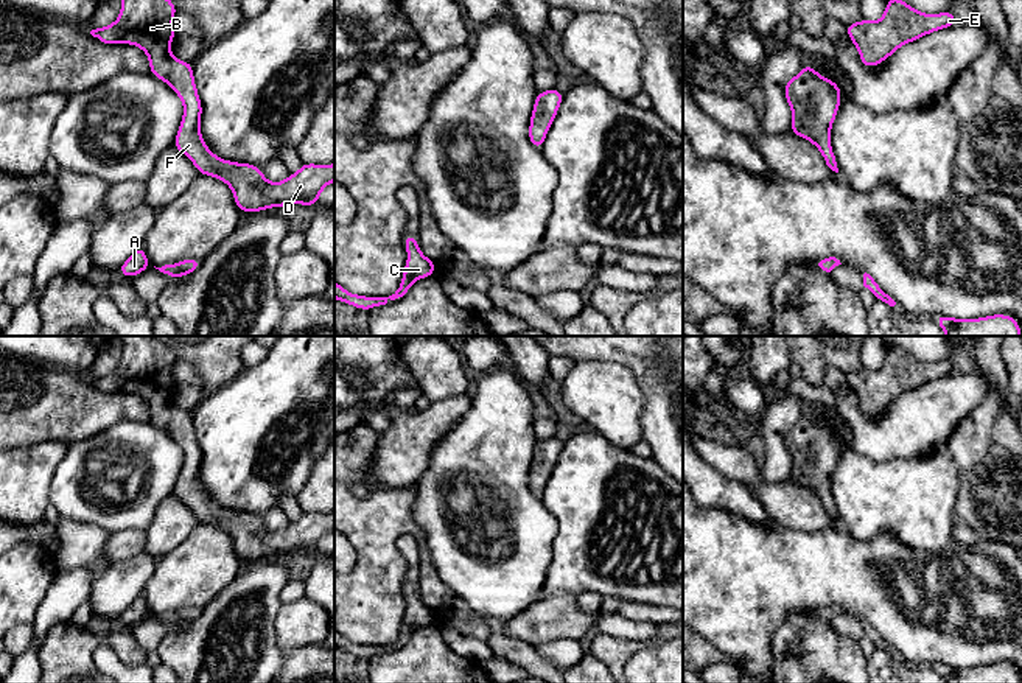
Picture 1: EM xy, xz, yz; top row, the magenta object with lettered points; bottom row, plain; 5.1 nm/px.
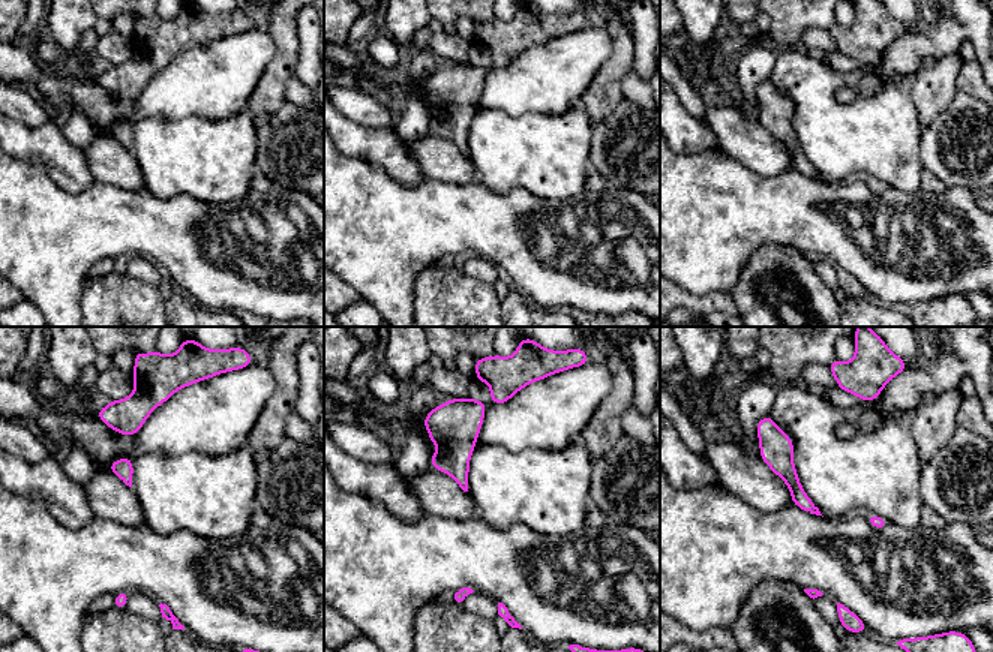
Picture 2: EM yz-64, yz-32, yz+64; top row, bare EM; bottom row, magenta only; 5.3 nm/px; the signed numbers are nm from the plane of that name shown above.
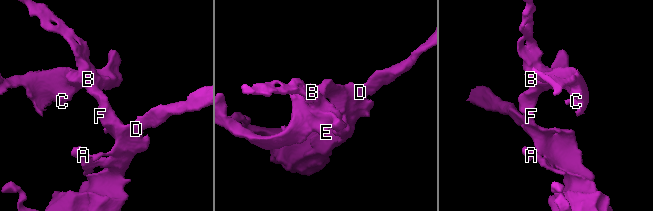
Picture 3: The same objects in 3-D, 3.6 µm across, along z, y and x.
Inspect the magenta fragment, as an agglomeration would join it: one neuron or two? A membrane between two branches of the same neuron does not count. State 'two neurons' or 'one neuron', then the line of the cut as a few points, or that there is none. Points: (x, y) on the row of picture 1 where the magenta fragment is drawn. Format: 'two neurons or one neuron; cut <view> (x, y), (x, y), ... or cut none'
one neuron; cut none

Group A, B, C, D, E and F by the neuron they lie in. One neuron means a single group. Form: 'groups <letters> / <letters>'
groups A B C D E F

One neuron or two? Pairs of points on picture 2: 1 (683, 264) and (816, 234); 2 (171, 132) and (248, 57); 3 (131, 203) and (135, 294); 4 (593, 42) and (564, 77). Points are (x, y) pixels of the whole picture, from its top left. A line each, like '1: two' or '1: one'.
1: one
2: two
3: two
4: one

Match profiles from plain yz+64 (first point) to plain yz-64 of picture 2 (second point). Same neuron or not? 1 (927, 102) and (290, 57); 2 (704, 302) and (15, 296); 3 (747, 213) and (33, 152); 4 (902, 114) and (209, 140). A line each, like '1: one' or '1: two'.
1: one
2: one
3: two
4: one

